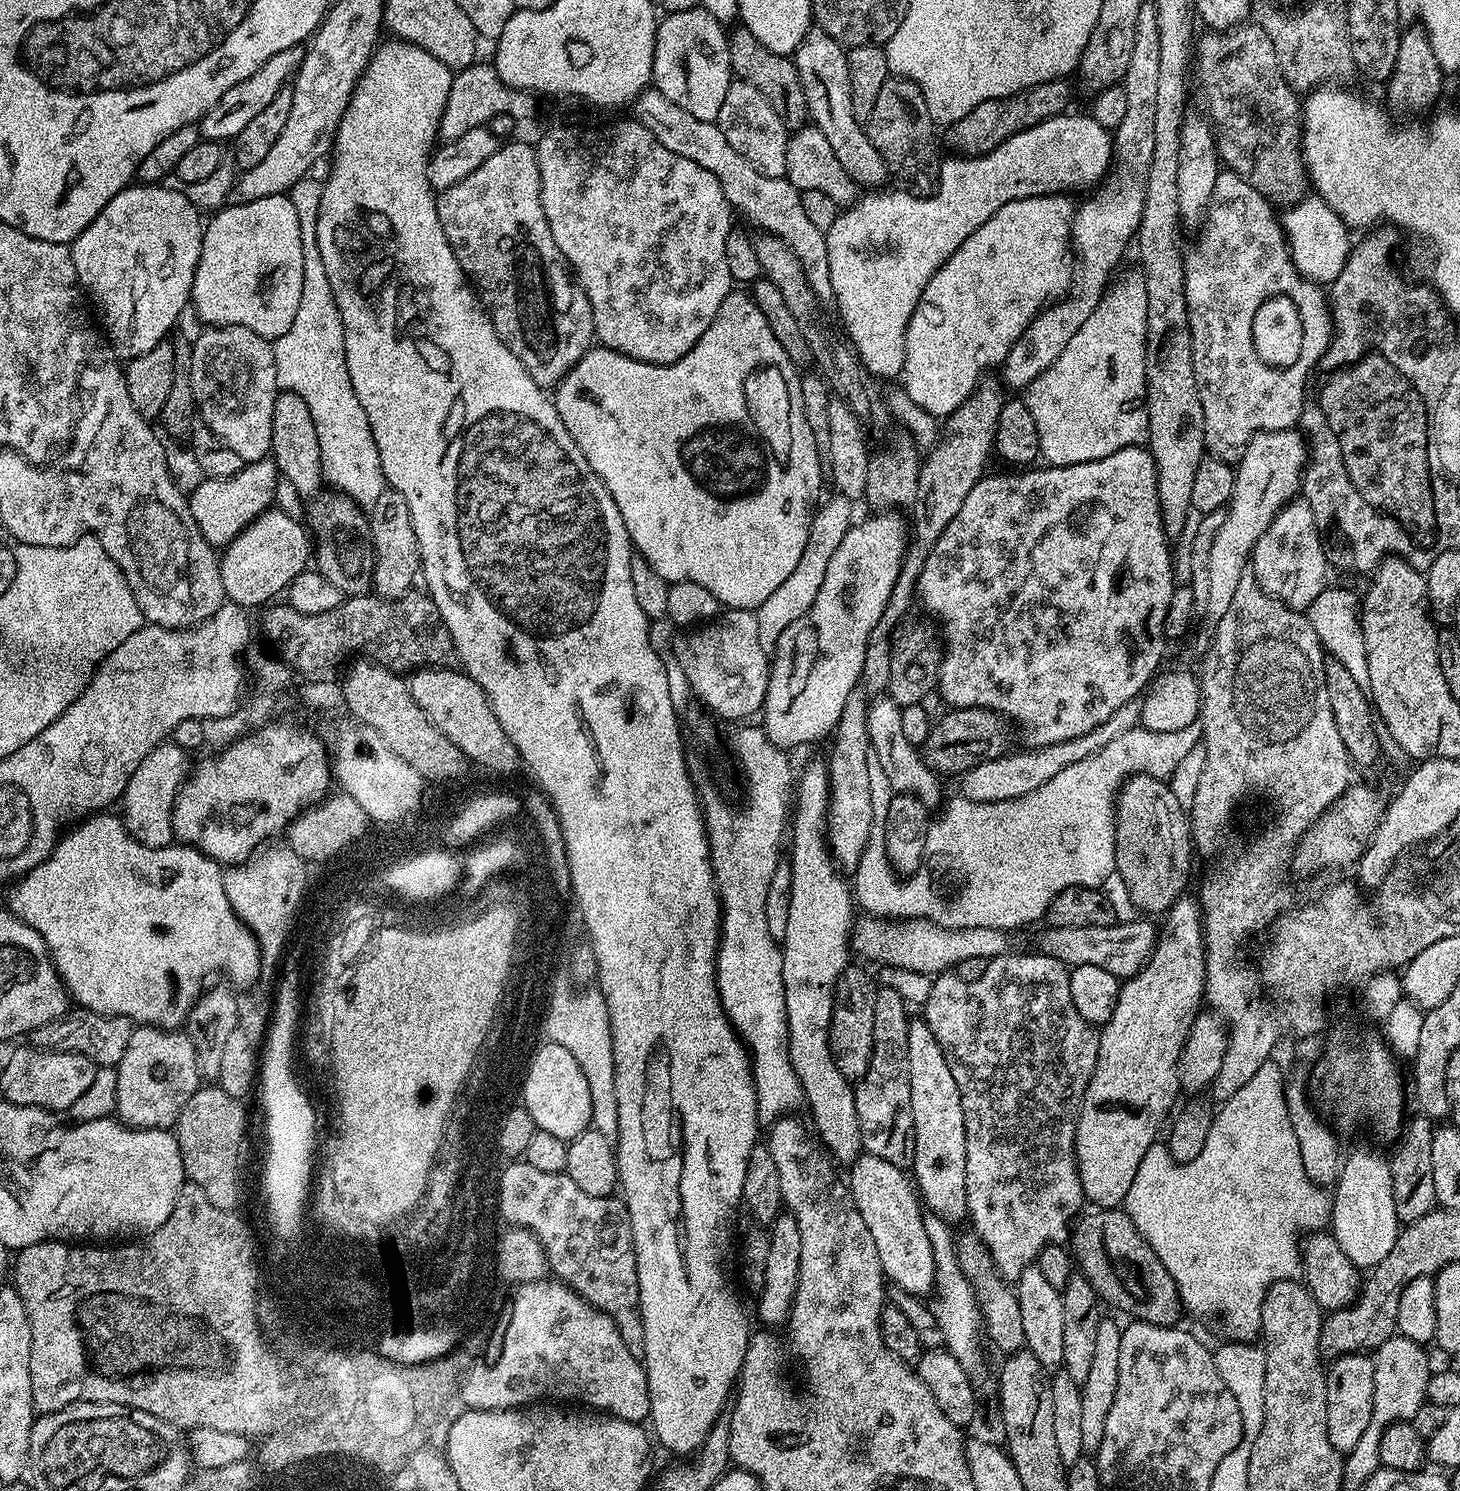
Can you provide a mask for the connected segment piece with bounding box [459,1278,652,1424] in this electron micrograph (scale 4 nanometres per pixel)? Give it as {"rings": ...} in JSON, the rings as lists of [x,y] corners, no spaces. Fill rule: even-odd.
{"rings":[[[555,1278],[519,1285],[515,1292],[512,1313],[504,1328],[504,1345],[500,1348],[500,1357],[493,1364],[477,1363],[465,1372],[460,1381],[460,1401],[465,1409],[500,1412],[504,1408],[523,1408],[537,1402],[575,1402],[635,1424],[651,1417],[648,1379],[641,1357],[630,1352],[612,1317],[583,1300],[573,1288]]]}

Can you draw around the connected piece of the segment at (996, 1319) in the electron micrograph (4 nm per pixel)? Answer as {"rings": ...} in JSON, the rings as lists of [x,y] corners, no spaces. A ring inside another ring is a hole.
{"rings":[[[968,1230],[965,1236],[957,1235],[956,1253],[960,1256],[962,1274],[972,1283],[972,1289],[978,1293],[978,1303],[982,1313],[982,1326],[992,1344],[1003,1354],[1019,1352],[1025,1347],[1026,1333],[1022,1326],[1022,1310],[1018,1306],[1013,1285],[1001,1278],[992,1266],[988,1247],[980,1241],[975,1231]]]}

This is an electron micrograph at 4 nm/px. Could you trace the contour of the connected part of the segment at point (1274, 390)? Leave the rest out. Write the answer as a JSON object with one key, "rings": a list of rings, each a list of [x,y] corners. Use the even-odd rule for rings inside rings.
{"rings":[[[1221,171],[1214,186],[1212,195],[1212,205],[1208,209],[1207,217],[1199,229],[1200,241],[1196,244],[1196,249],[1190,251],[1184,257],[1184,289],[1186,290],[1186,306],[1188,307],[1188,317],[1190,318],[1190,334],[1192,335],[1192,345],[1194,346],[1194,378],[1198,378],[1198,394],[1202,398],[1202,414],[1204,415],[1204,447],[1217,460],[1224,460],[1233,466],[1239,464],[1240,459],[1246,454],[1248,444],[1256,437],[1258,432],[1277,432],[1283,428],[1295,429],[1301,423],[1301,416],[1306,405],[1304,391],[1308,388],[1308,375],[1315,370],[1323,361],[1328,343],[1332,340],[1332,325],[1330,323],[1330,304],[1326,299],[1326,292],[1321,285],[1311,281],[1302,275],[1296,268],[1292,260],[1292,249],[1288,246],[1288,237],[1284,235],[1284,225],[1281,217],[1276,216],[1277,209],[1272,201],[1267,200],[1250,182],[1246,182],[1237,172]],[[1286,298],[1287,302],[1295,308],[1297,319],[1299,319],[1300,344],[1301,348],[1297,357],[1290,365],[1274,366],[1267,363],[1260,355],[1260,349],[1256,342],[1256,320],[1254,316],[1258,313],[1258,308],[1262,306],[1264,300]]]}

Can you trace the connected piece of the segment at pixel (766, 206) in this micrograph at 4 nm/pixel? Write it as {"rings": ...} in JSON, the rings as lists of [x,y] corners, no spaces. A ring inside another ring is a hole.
{"rings":[[[654,86],[645,88],[636,97],[630,111],[639,124],[646,126],[646,130],[650,130],[650,134],[654,134],[654,138],[658,138],[662,146],[666,146],[666,150],[674,150],[674,154],[682,154],[682,158],[698,162],[702,170],[710,170],[710,174],[718,178],[722,194],[726,194],[728,203],[739,215],[741,212],[756,230],[778,237],[791,249],[793,255],[800,260],[804,277],[817,298],[822,302],[833,299],[827,235],[808,221],[807,215],[802,211],[801,192],[787,178],[770,178],[754,170],[754,166],[750,166],[750,162],[746,162],[746,158],[742,158],[742,154],[738,154],[738,150],[730,146],[730,142],[726,142],[726,134],[722,134],[719,124],[694,118],[694,114],[686,114],[682,106],[670,102],[670,98],[666,98],[666,94],[662,94]]]}

